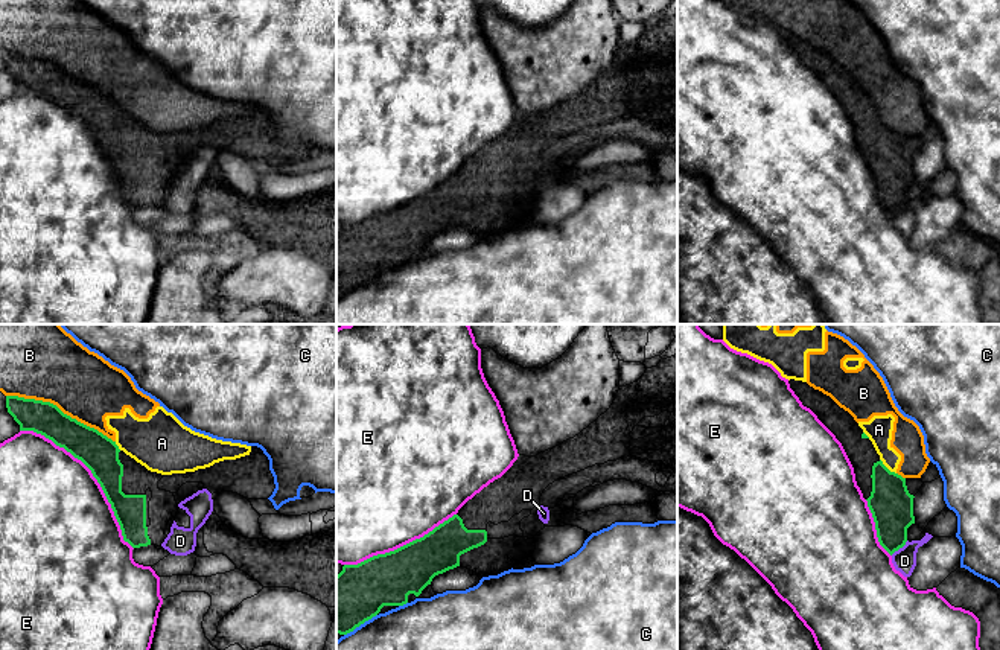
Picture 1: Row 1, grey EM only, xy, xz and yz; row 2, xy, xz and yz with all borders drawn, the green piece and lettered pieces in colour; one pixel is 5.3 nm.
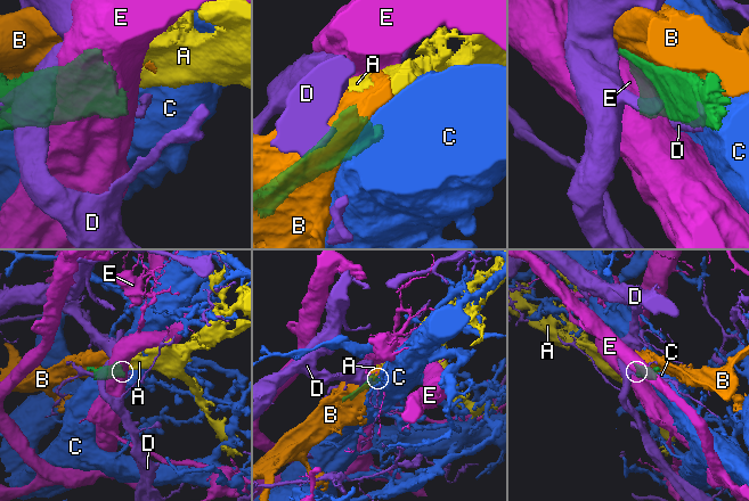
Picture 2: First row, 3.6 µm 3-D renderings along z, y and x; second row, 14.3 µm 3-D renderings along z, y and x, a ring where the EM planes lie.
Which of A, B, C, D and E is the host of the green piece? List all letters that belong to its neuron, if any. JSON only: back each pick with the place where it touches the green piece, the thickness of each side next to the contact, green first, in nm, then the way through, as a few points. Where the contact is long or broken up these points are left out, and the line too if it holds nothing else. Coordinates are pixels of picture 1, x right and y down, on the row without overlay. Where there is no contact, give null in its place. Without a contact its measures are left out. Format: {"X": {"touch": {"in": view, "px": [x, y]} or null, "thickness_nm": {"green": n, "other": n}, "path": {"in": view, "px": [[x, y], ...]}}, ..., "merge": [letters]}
{"merge": []}

